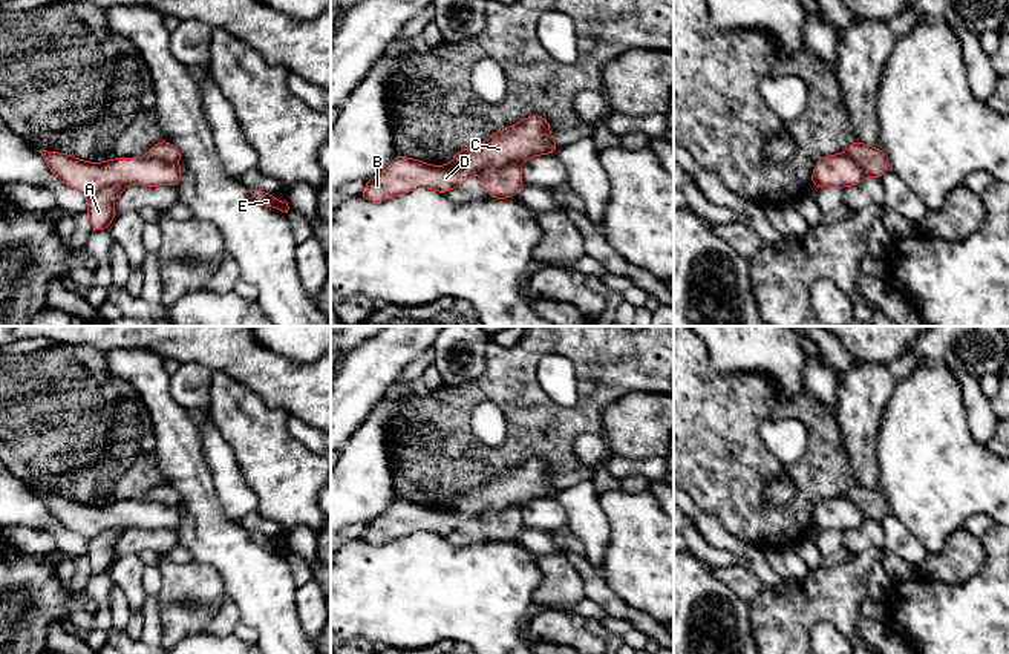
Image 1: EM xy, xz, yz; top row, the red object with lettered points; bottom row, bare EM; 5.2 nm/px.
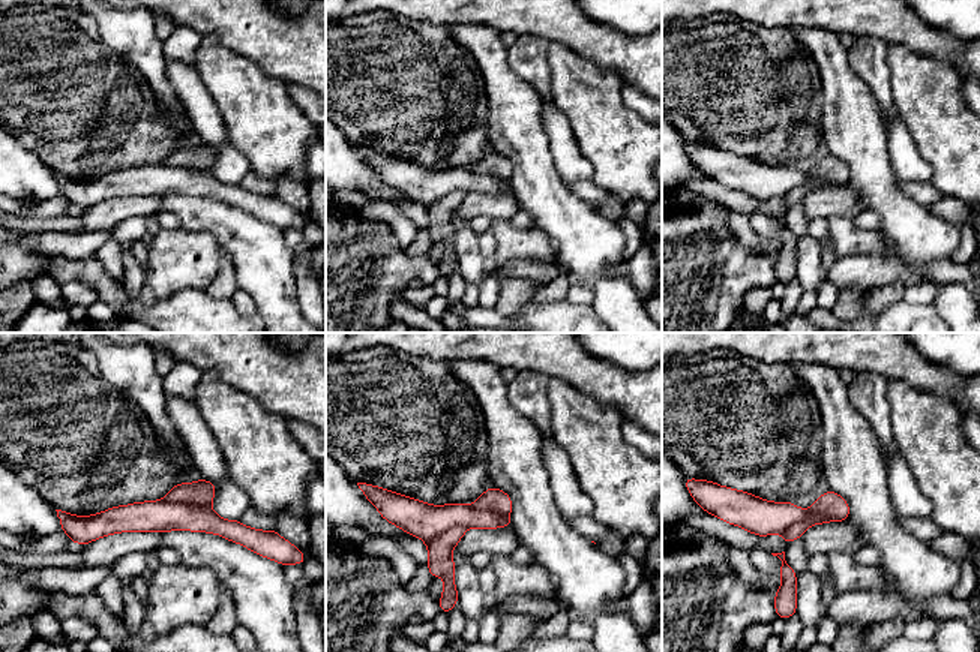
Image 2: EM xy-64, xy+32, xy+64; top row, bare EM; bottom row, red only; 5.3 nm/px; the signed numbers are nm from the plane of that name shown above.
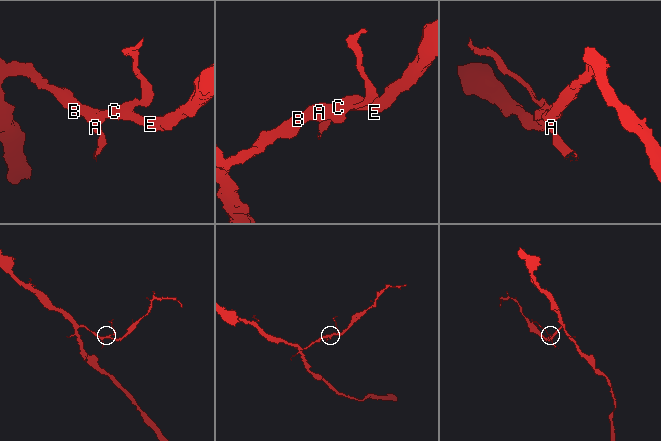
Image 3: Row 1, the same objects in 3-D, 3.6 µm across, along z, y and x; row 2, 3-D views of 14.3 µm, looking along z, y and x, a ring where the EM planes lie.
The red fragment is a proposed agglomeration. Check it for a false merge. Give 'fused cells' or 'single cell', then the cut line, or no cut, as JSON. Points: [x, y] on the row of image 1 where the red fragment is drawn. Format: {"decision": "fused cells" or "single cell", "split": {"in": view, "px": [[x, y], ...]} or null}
{"decision": "fused cells", "split": {"in": "xz", "px": [[521, 161], [489, 167], [481, 173]]}}

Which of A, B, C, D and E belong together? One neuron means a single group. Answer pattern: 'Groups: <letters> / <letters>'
Groups: A / B C D E

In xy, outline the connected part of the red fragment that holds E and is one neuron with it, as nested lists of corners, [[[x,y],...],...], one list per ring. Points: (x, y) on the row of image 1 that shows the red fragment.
[[[250,190],[250,193],[253,195],[253,198],[256,201],[262,202],[266,207],[273,207],[273,208],[280,210],[283,213],[288,213],[288,210],[289,210],[288,202],[286,201],[279,202],[276,195],[269,195],[262,190]]]

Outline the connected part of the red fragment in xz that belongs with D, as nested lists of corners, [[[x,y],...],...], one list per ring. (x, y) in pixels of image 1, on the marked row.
[[[542,115],[527,116],[496,132],[485,142],[456,152],[447,165],[430,165],[397,155],[384,170],[369,179],[358,196],[383,202],[415,188],[430,188],[444,195],[488,168],[524,162],[539,155],[554,155],[559,144],[550,130],[550,123]]]

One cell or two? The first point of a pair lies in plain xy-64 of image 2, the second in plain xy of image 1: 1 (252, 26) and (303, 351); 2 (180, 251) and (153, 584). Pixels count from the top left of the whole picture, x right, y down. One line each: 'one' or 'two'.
1: two
2: two

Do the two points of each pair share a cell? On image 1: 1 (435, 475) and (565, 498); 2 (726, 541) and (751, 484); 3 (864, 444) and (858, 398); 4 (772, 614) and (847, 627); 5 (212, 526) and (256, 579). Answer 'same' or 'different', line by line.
1: different
2: different
3: same
4: same
5: same

